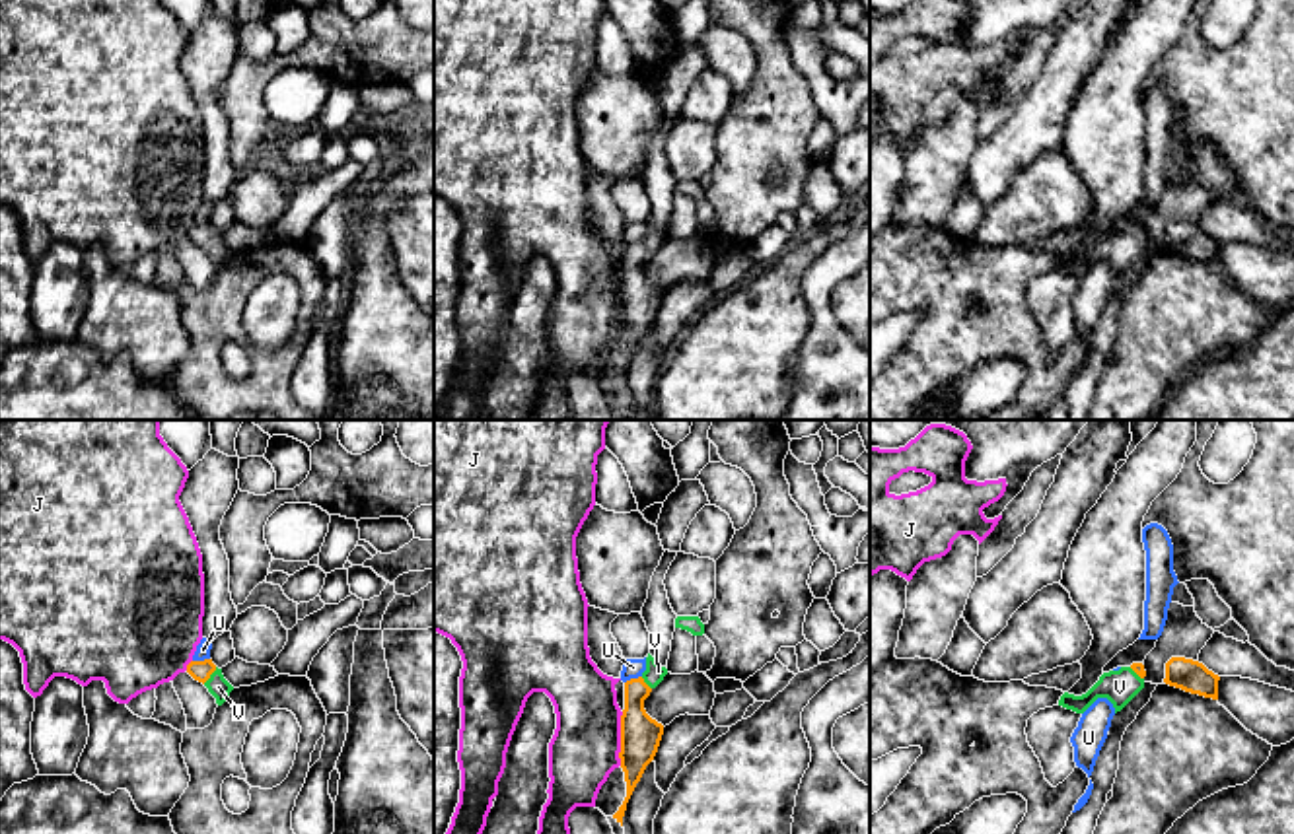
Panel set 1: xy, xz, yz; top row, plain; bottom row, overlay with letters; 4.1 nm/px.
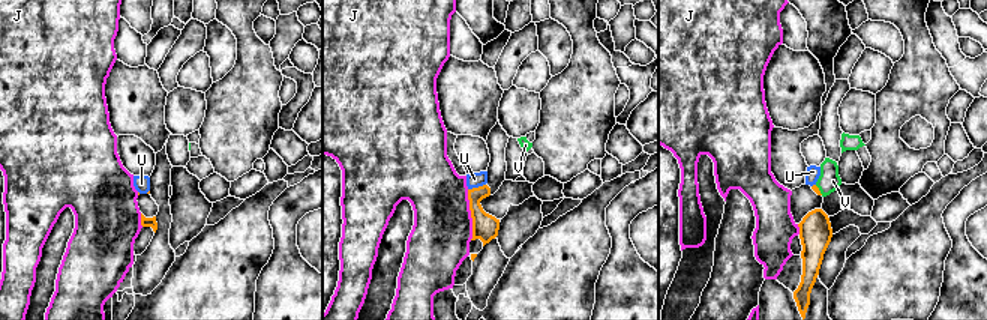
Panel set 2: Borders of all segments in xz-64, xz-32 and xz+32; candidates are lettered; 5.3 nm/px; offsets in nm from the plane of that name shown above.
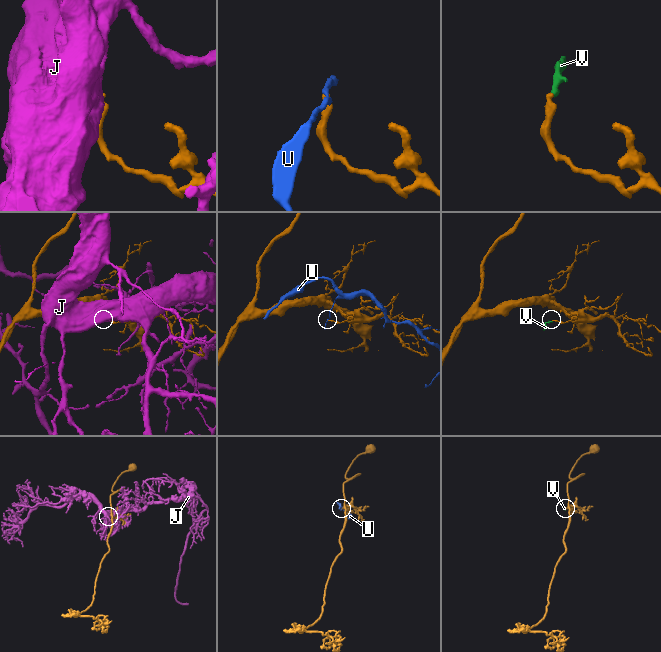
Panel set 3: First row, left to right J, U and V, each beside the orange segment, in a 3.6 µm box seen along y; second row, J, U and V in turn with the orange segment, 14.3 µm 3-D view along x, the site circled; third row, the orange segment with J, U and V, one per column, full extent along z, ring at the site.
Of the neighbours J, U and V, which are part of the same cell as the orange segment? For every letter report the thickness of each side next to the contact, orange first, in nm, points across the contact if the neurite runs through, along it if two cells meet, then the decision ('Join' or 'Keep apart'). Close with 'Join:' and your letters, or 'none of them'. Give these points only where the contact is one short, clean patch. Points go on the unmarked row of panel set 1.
J: Thickness 170 nm (orange) against 280 nm. Keep apart
U: Thickness 90 nm (orange) against 60 nm. Keep apart
V: Thickness 90 nm (orange) against 90 nm. Path across: xy (201, 236), (211, 238), (218, 251). Join
Join: V

